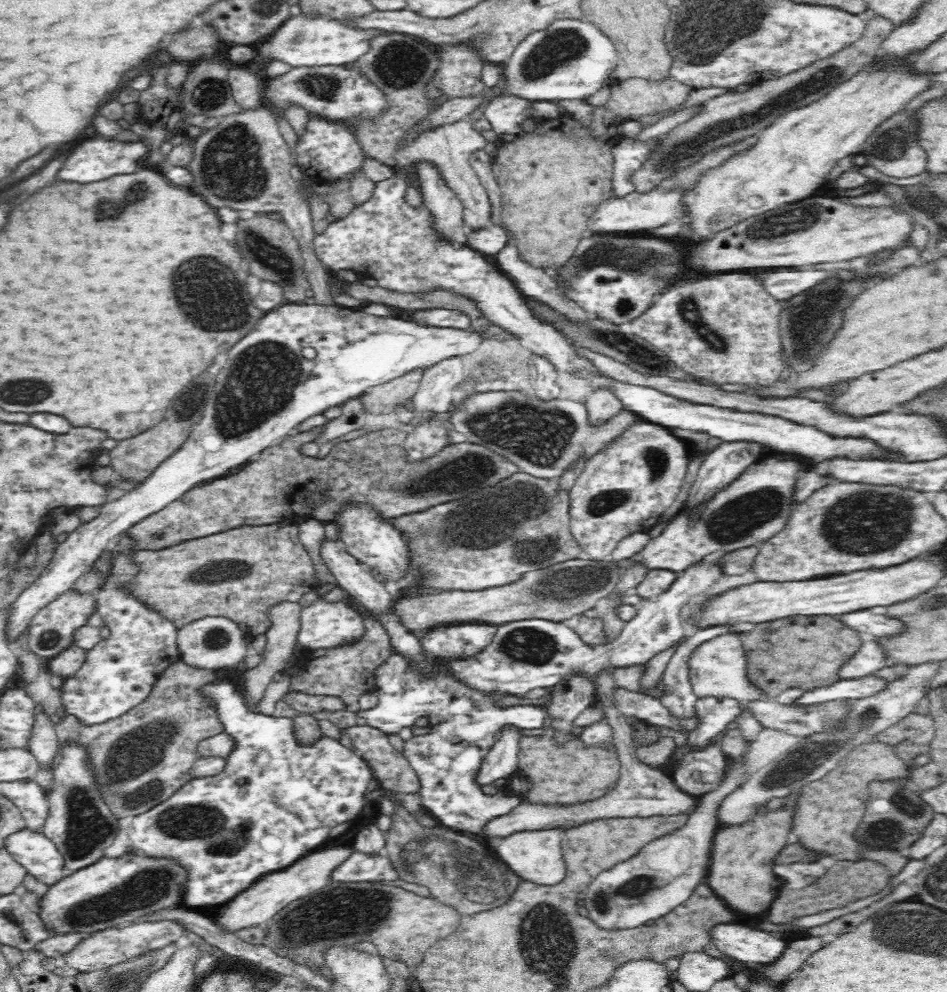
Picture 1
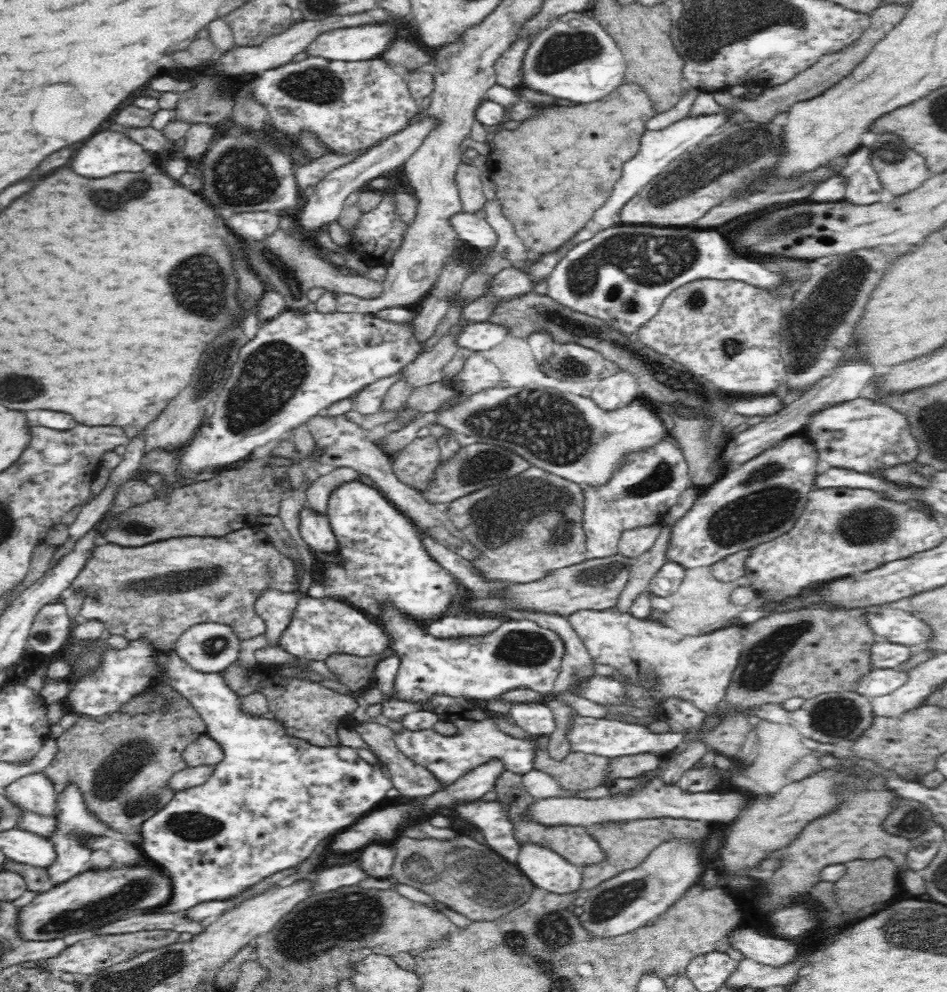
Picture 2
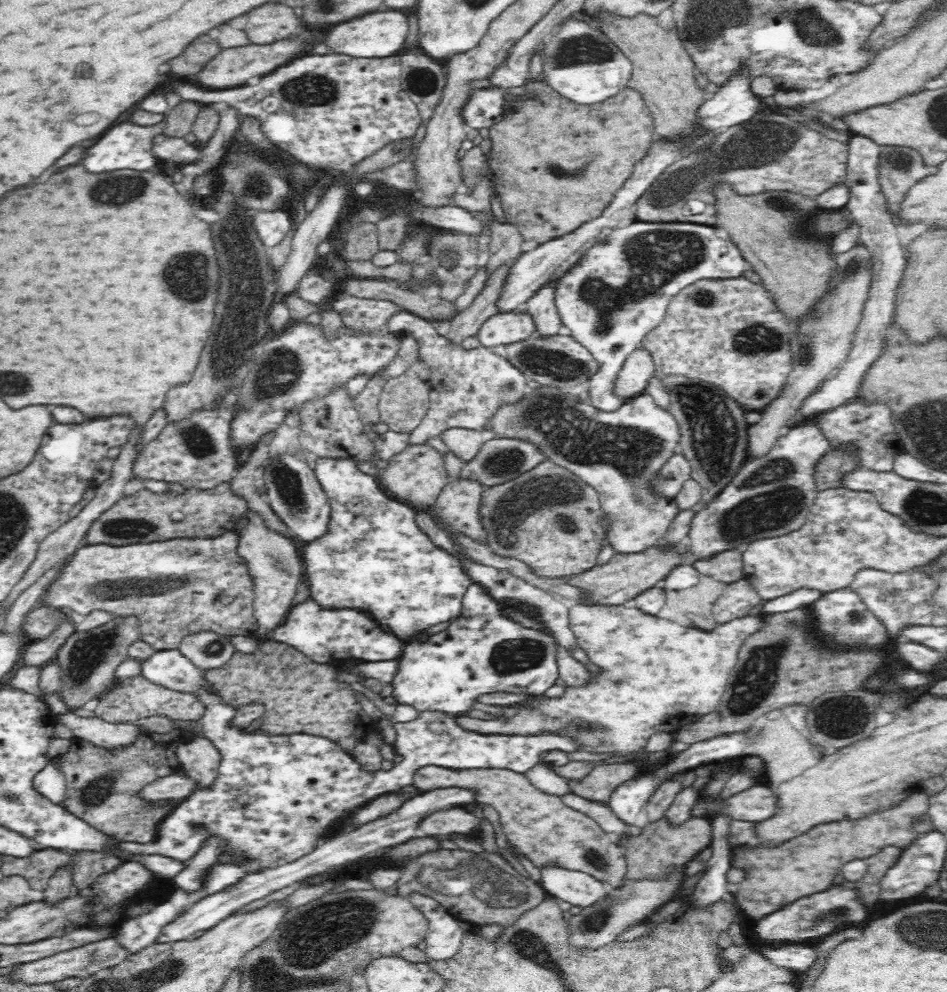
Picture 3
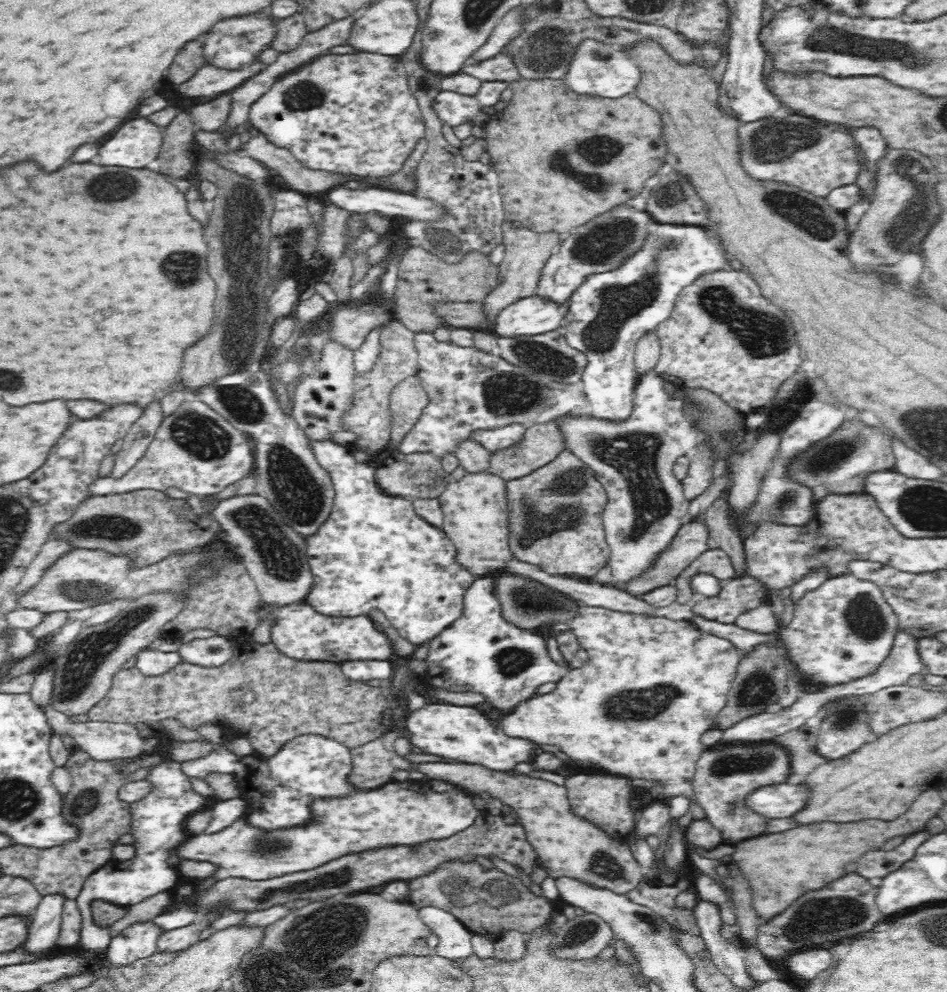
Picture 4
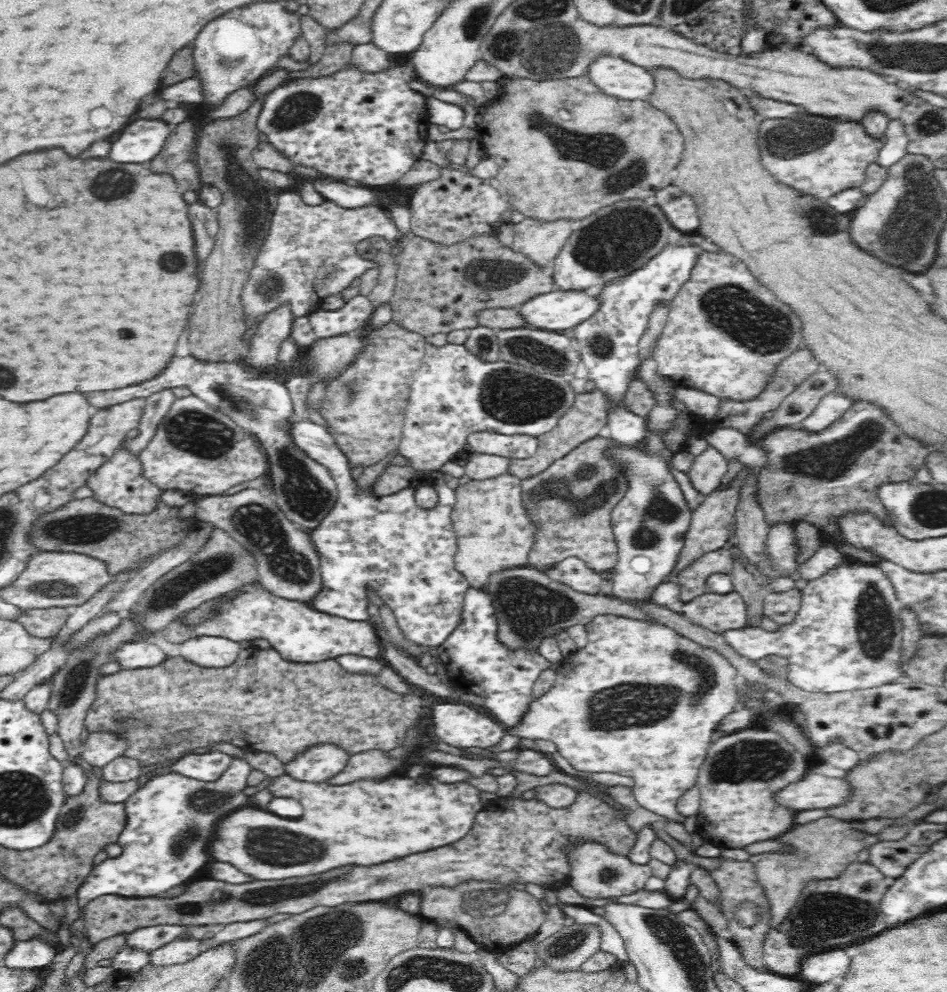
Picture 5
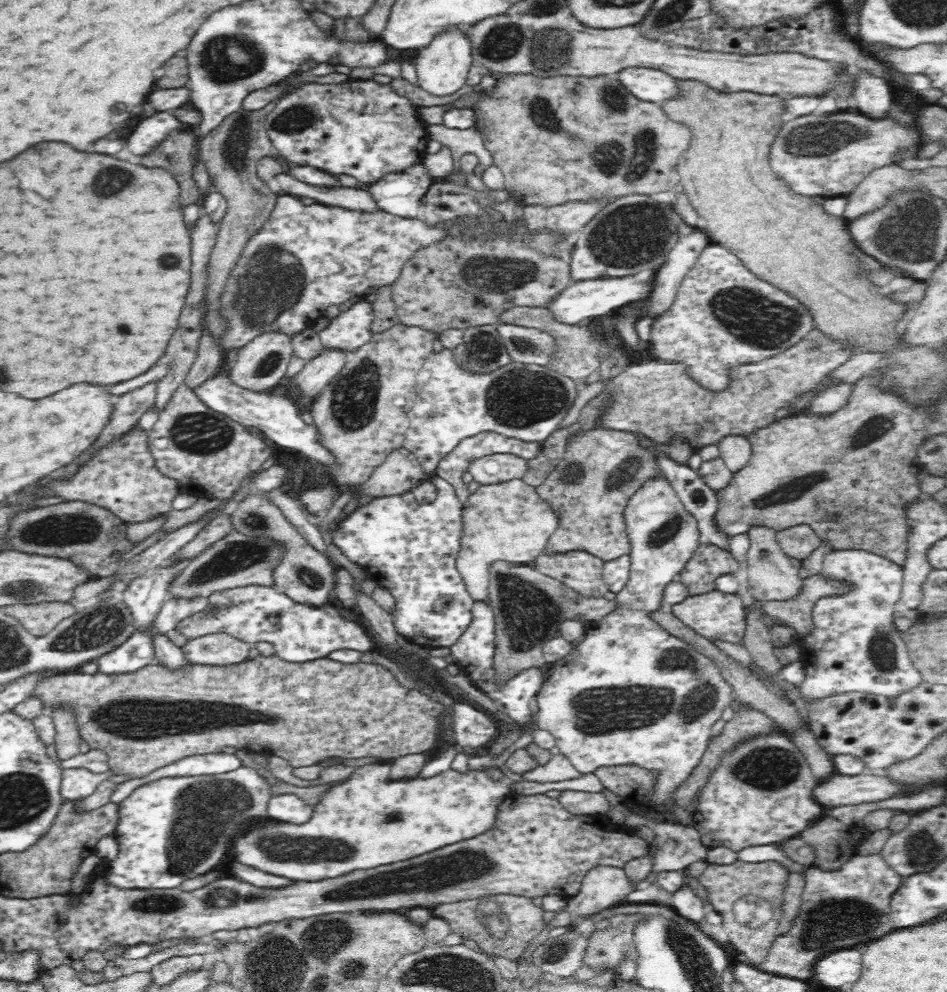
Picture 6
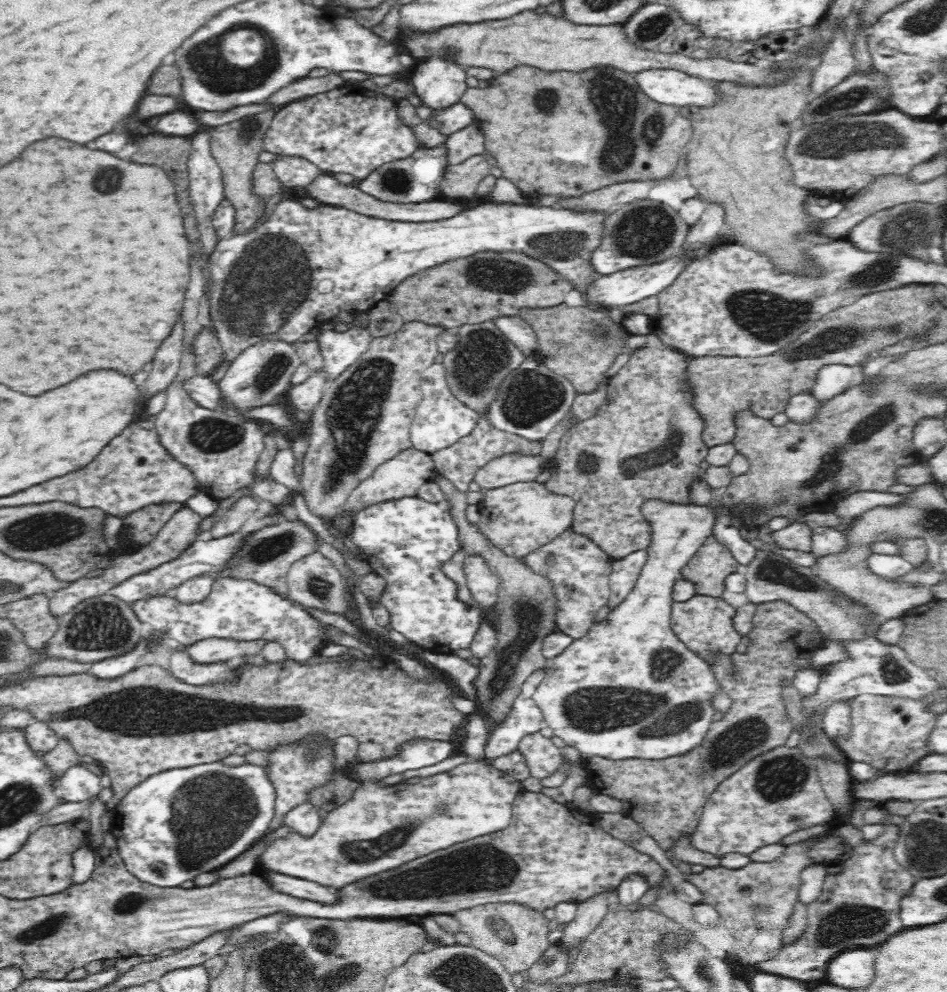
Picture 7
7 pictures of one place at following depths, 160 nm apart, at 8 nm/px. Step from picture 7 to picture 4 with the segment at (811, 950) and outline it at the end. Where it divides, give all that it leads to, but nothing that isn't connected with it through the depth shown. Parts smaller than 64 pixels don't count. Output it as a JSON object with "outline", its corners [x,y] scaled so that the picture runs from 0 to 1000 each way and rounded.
{"outline":[[[903,879],[893,880],[889,885],[878,888],[868,897],[845,903],[834,915],[815,927],[806,929],[798,941],[798,957],[818,972],[830,966],[832,958],[855,956],[868,950],[881,950],[906,940],[917,940],[933,923],[924,911],[925,889],[917,888]]]}

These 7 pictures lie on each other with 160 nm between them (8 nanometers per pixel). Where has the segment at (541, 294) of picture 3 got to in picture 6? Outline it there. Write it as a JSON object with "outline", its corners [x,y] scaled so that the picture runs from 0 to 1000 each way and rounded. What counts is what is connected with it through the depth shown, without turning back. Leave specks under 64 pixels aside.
{"outline":[[[681,196],[661,197],[644,203],[610,234],[610,241],[599,258],[600,280],[611,283],[657,280],[696,270],[719,238],[716,222],[707,206],[697,206]]]}

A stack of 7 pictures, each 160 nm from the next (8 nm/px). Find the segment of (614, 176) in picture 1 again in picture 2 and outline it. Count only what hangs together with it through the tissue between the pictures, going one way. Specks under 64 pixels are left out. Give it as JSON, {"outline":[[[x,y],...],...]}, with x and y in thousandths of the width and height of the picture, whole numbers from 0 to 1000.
{"outline":[[[756,115],[748,117],[735,117],[735,119],[720,119],[704,128],[696,131],[682,131],[675,137],[674,151],[662,161],[656,165],[656,176],[647,186],[644,193],[642,205],[639,205],[631,213],[627,214],[626,219],[621,223],[615,232],[600,244],[600,248],[596,251],[604,250],[608,245],[626,239],[630,234],[642,229],[648,229],[652,226],[653,213],[657,212],[657,208],[674,195],[680,188],[686,185],[693,176],[699,171],[703,171],[703,167],[720,153],[724,153],[743,141],[743,139],[755,135],[766,125],[766,115]]]}

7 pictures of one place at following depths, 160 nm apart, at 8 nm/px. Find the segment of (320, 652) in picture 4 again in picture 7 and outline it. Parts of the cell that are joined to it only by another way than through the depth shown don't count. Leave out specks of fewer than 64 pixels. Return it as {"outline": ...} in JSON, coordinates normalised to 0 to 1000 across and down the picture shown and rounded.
{"outline":[[[230,583],[224,588],[220,603],[205,609],[188,609],[181,601],[156,603],[137,608],[150,627],[155,627],[165,636],[201,651],[207,646],[224,642],[266,646],[280,645],[294,648],[302,658],[302,664],[323,667],[336,661],[342,651],[353,648],[346,630],[321,615],[320,609],[296,601],[285,592],[266,585]]]}

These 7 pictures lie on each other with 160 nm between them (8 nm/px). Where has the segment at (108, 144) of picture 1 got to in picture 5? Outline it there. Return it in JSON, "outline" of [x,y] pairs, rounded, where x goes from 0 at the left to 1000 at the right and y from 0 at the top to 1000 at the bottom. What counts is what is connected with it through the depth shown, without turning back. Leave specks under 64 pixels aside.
{"outline":[[[141,121],[129,131],[125,141],[118,143],[114,159],[125,165],[150,165],[150,163],[156,165],[171,151],[181,130],[182,127],[169,121]]]}

